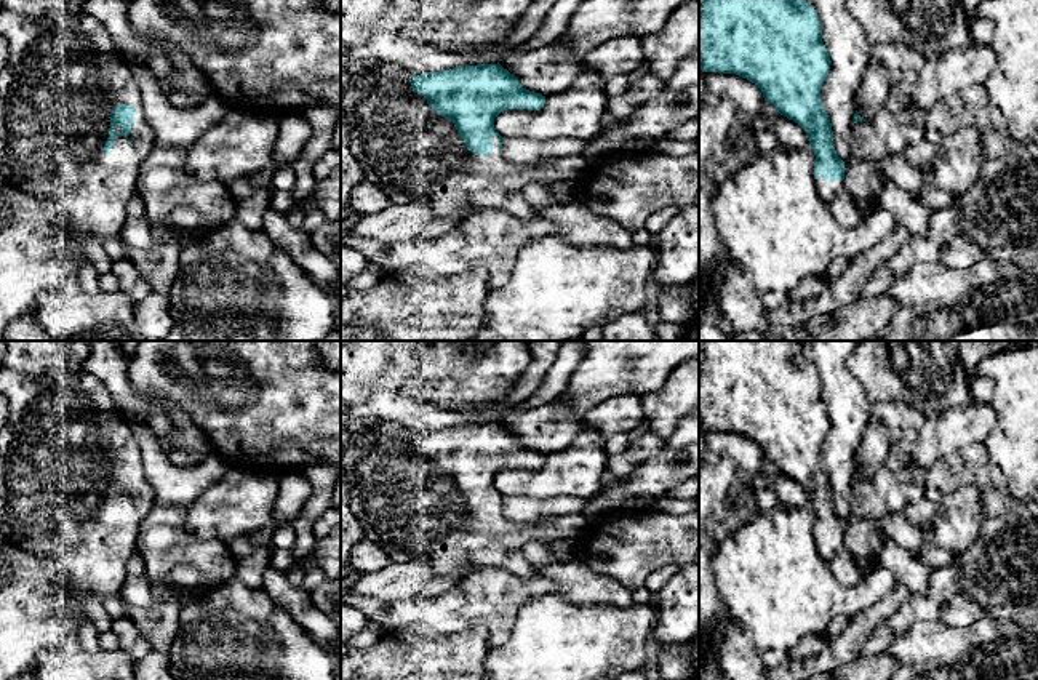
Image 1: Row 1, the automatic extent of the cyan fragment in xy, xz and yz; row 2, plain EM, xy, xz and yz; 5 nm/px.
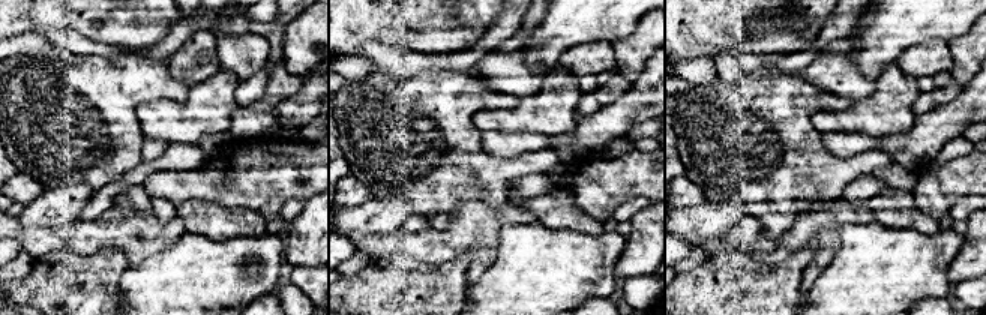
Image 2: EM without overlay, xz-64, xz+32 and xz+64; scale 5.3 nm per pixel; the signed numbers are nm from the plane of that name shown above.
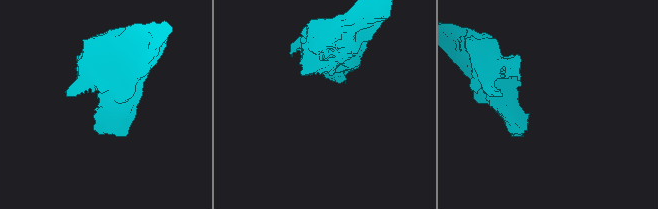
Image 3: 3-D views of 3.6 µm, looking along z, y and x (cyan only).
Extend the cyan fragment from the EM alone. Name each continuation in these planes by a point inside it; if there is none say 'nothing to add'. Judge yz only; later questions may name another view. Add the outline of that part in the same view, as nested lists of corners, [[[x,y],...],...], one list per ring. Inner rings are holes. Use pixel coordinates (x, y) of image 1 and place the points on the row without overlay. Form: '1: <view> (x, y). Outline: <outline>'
1: yz (829, 549). Outline: [[[819,533],[816,538],[817,542],[817,550],[824,560],[832,560],[836,555],[844,554],[844,542],[843,539],[824,539],[822,534]]]

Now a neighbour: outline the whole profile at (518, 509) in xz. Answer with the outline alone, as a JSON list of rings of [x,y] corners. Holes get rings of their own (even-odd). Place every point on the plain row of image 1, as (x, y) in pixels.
[[[504,496],[502,515],[507,522],[533,523],[539,517],[576,515],[584,512],[584,498],[560,496],[552,499],[534,499],[525,496]]]

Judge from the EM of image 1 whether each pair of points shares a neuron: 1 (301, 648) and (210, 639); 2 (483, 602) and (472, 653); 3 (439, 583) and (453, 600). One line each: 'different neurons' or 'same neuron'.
1: same neuron
2: different neurons
3: different neurons

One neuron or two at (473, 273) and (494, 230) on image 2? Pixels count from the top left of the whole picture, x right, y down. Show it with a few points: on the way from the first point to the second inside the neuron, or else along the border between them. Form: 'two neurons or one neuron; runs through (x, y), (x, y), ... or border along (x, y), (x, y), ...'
one neuron; runs through (479, 263), (488, 240)

